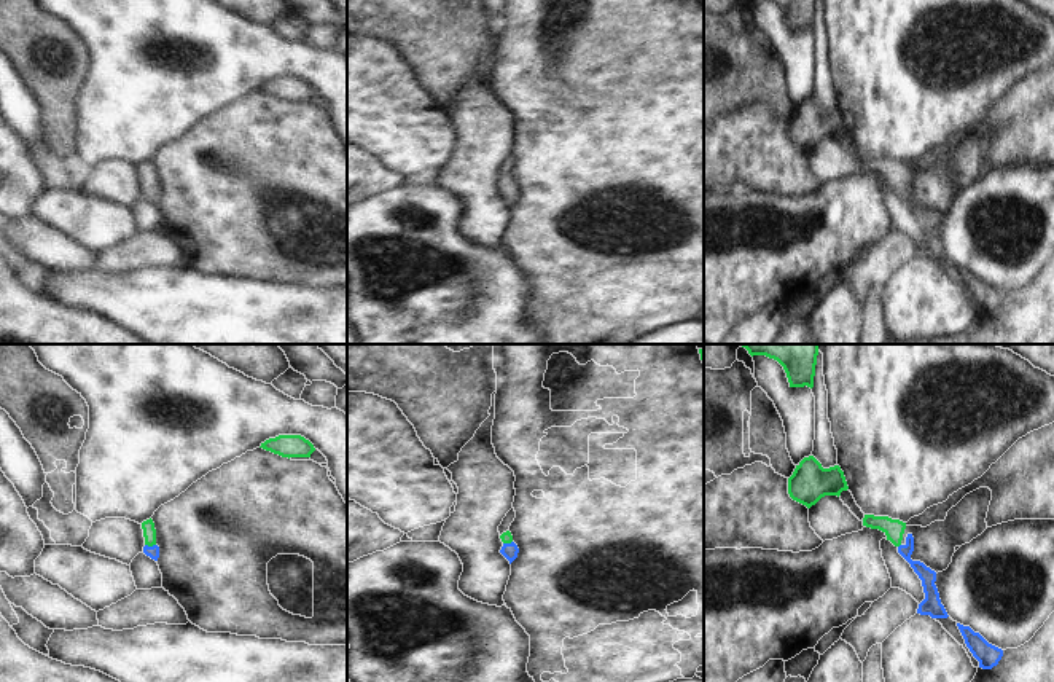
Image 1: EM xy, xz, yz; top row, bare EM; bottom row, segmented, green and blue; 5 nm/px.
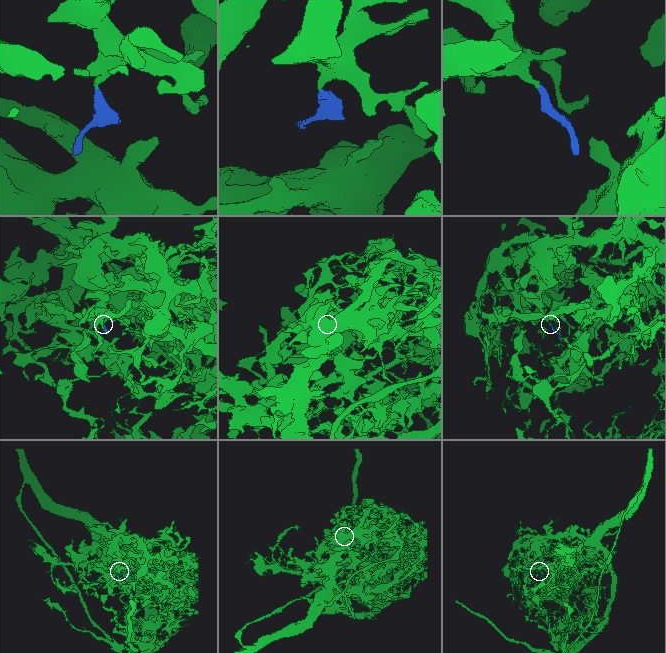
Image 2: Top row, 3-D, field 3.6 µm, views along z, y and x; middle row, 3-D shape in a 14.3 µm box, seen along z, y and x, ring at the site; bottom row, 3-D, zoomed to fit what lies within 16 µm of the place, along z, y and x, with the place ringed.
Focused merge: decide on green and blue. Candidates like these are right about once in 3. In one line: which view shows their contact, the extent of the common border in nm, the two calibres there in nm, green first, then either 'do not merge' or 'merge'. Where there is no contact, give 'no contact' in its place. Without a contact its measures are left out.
contact in xy; length 60 nm; calibres 60 and 60 nm; merge

